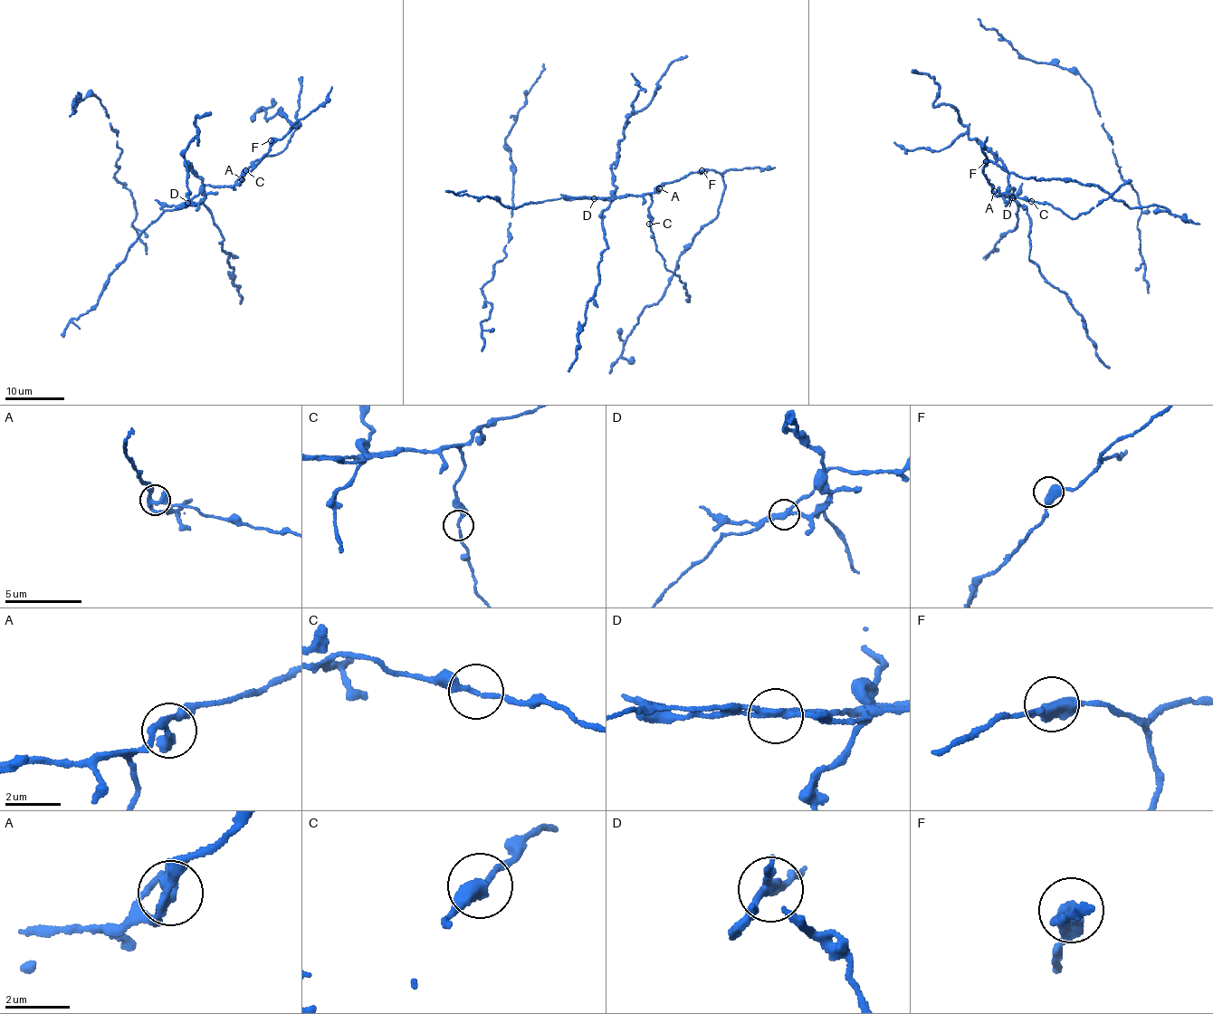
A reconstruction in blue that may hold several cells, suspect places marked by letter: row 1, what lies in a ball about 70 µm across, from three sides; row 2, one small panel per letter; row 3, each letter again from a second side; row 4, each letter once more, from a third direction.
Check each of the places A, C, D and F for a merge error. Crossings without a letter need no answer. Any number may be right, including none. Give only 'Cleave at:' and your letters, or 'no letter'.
Cleave at: D

